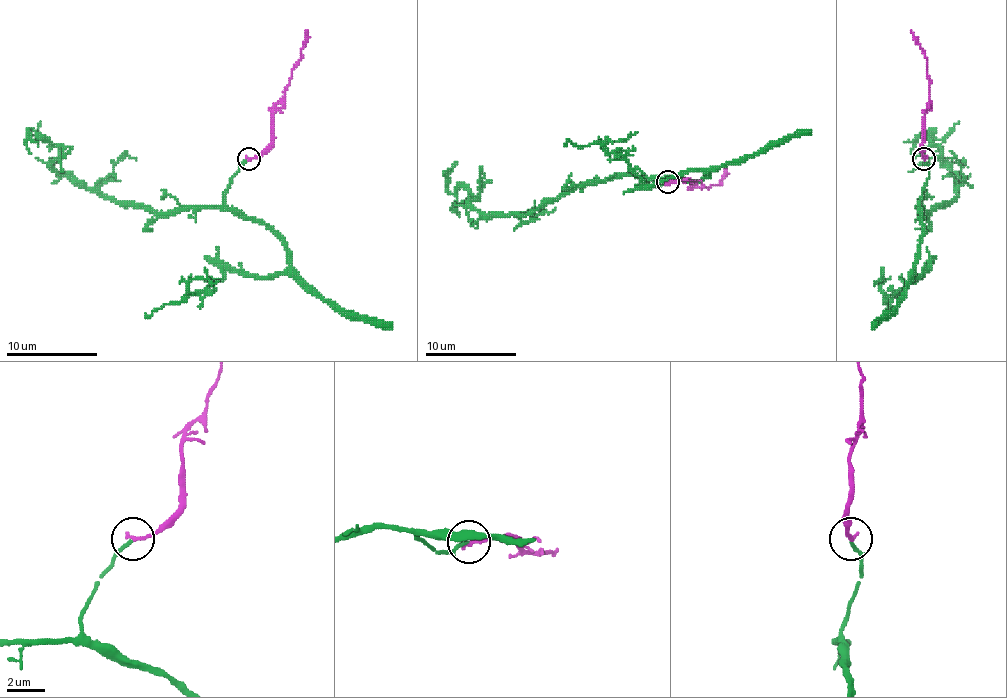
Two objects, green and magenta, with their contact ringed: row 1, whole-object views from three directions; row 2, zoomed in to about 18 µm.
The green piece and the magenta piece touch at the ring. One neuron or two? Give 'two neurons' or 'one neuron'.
one neuron

